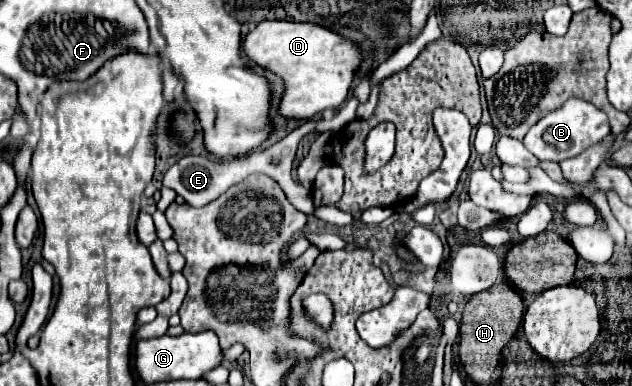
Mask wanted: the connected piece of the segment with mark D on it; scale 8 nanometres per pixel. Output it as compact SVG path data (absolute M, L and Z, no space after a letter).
M264 20L246 36L244 52L262 68L284 78L286 92L280 112L288 118L312 118L326 108L338 108L358 78L362 48L338 32L314 22Z

